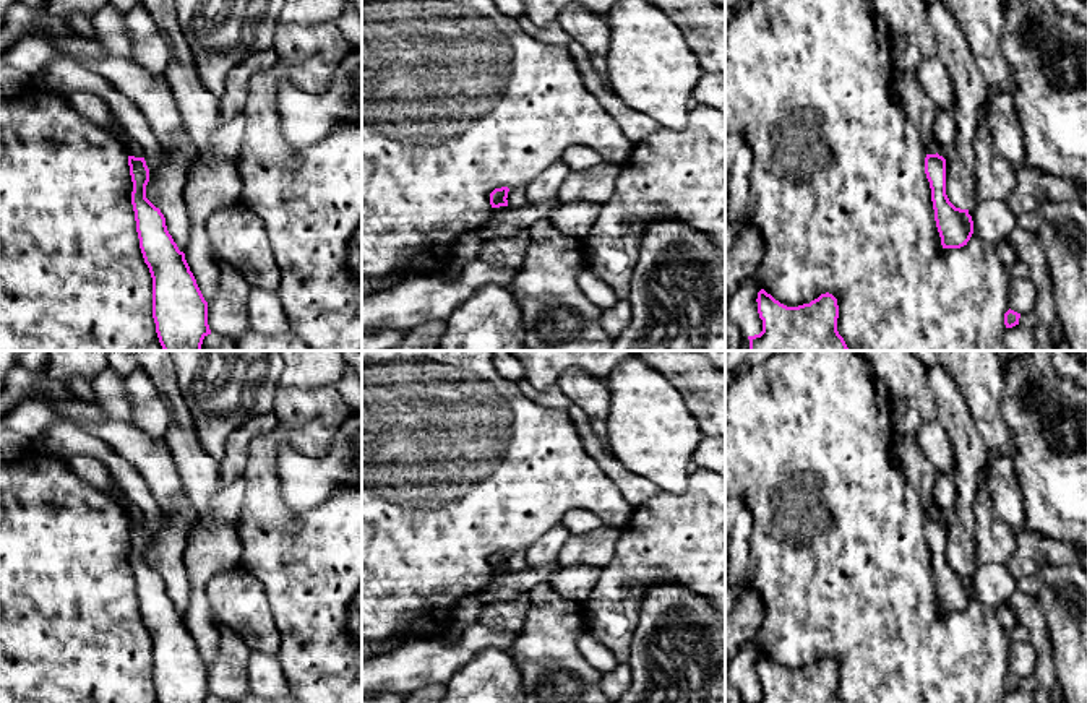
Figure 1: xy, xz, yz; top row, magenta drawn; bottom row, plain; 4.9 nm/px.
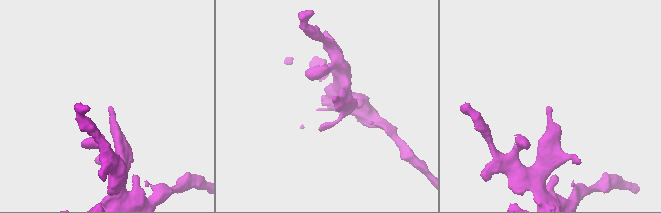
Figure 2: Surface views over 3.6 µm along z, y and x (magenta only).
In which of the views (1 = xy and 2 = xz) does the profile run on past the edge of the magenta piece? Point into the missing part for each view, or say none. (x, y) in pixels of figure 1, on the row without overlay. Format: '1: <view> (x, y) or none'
1: none
2: none

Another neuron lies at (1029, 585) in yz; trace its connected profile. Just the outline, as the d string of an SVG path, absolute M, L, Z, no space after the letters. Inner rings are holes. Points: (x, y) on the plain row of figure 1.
M1037 571L1019 578L1017 589L1024 594L1037 596L1040 589L1040 578Z

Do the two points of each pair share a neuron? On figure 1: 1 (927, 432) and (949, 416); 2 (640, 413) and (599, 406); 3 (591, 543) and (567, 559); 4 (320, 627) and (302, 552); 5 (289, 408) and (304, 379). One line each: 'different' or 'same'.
1: different
2: different
3: same
4: same
5: different

